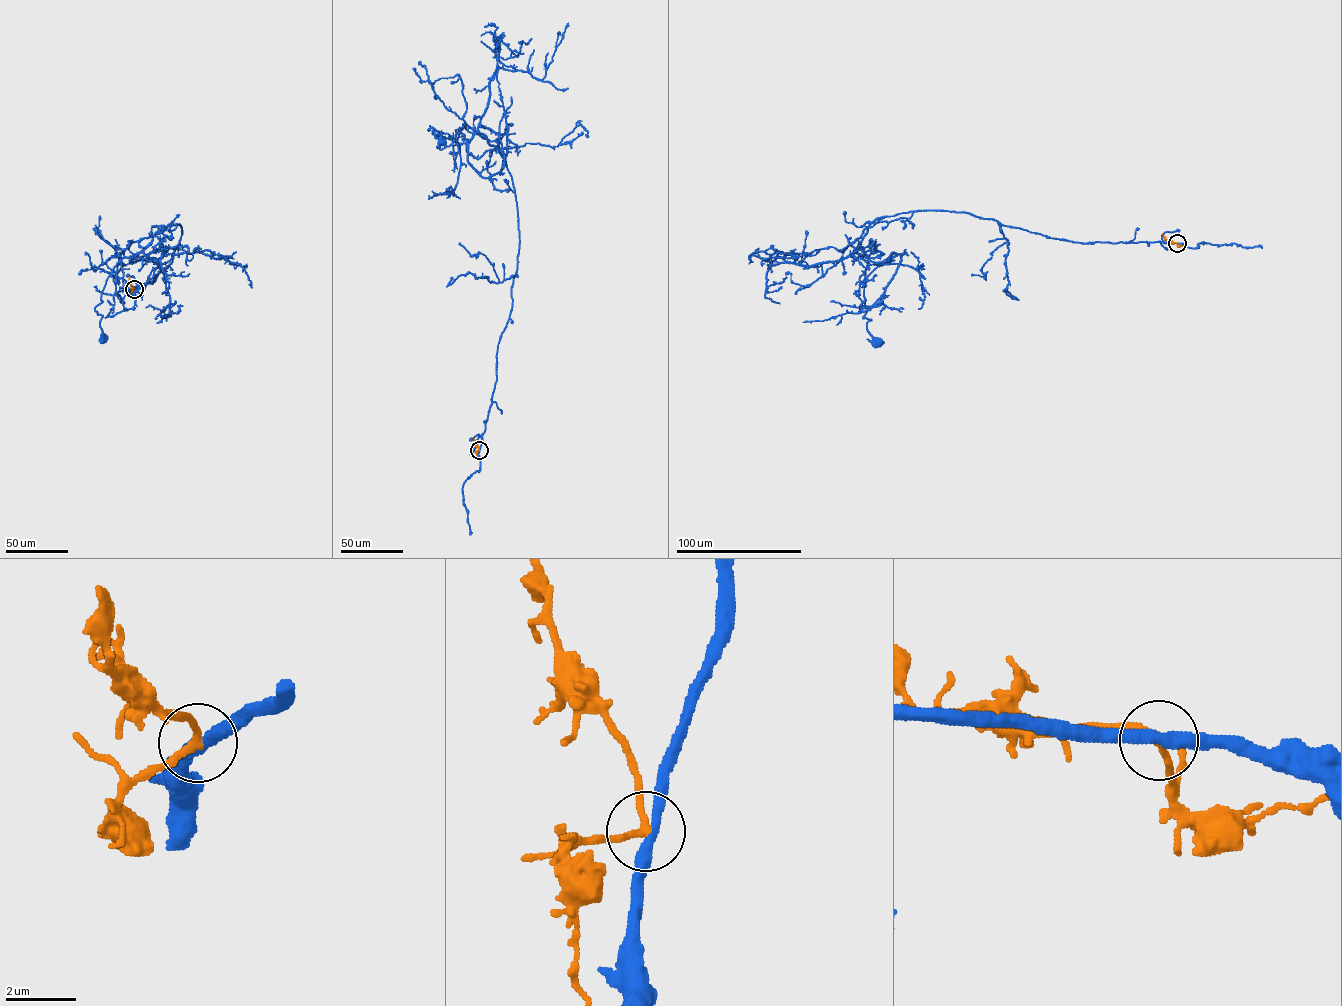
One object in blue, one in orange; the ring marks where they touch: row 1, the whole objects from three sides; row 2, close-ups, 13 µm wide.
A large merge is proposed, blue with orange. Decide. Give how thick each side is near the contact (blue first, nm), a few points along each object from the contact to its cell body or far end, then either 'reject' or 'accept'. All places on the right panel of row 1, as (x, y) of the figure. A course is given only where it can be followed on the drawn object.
340 nm thick on the blue side, 200 nm on the other; blue runs (1177, 243), (1081, 243), (945, 211), (878, 217), (857, 250), (868, 259), (863, 318), (876, 341); orange runs (1177, 243), (1168, 242), (1162, 234); reject

